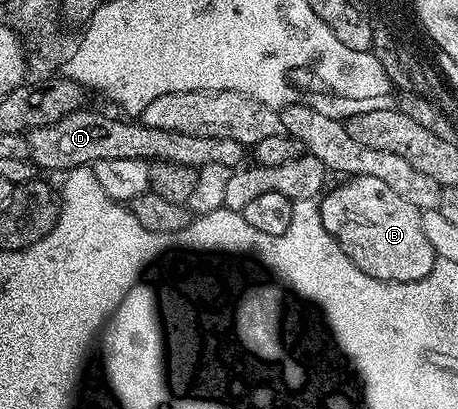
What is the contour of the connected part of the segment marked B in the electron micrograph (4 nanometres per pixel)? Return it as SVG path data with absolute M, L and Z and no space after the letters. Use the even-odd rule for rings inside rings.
M353 177L345 182L345 185L340 185L337 189L329 188L319 198L320 214L326 231L330 231L330 235L340 244L345 255L358 268L366 271L366 275L379 281L423 281L426 275L432 273L438 258L434 247L430 247L430 239L426 239L426 231L422 231L421 210L416 209L414 203L402 199L398 191L386 187L382 179Z

